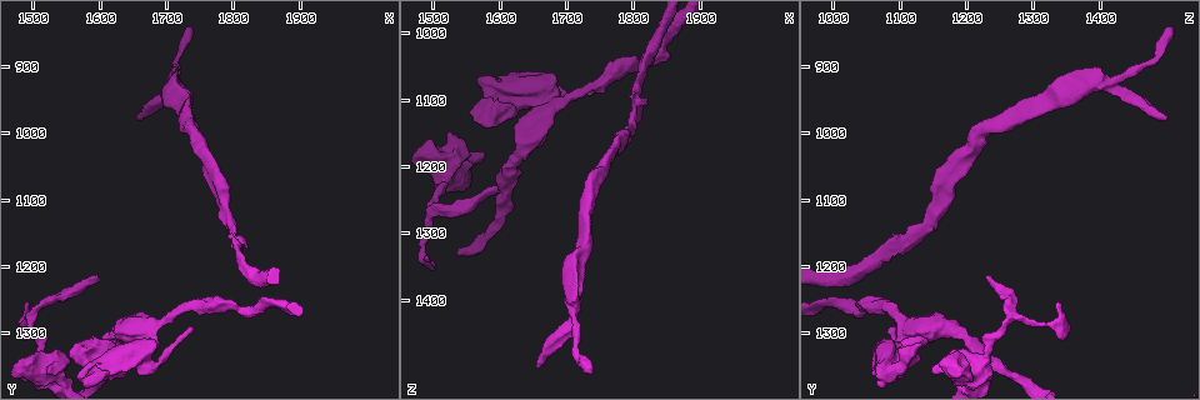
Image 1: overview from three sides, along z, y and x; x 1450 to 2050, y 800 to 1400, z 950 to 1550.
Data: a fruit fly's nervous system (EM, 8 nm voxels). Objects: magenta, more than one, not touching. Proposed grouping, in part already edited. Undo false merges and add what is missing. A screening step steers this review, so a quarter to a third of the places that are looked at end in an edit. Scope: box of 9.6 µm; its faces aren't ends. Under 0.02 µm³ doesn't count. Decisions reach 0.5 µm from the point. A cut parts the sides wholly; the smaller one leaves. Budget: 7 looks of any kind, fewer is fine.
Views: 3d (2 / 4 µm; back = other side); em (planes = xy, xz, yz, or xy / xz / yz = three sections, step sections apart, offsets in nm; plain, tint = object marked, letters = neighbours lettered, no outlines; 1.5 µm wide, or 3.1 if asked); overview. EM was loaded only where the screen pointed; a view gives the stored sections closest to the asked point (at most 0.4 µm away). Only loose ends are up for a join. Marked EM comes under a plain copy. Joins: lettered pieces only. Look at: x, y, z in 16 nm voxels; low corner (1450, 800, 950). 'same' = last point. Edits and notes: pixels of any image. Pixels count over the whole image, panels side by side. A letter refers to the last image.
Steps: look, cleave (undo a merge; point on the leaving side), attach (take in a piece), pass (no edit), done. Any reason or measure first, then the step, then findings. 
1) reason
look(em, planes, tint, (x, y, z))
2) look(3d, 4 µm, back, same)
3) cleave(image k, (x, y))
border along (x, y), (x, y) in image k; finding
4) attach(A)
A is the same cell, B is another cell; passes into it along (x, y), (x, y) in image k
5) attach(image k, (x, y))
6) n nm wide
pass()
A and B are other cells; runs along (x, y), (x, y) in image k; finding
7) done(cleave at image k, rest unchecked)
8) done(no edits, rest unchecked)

arms part here
look(em, planes, letters, (1500, 1275, 1265))

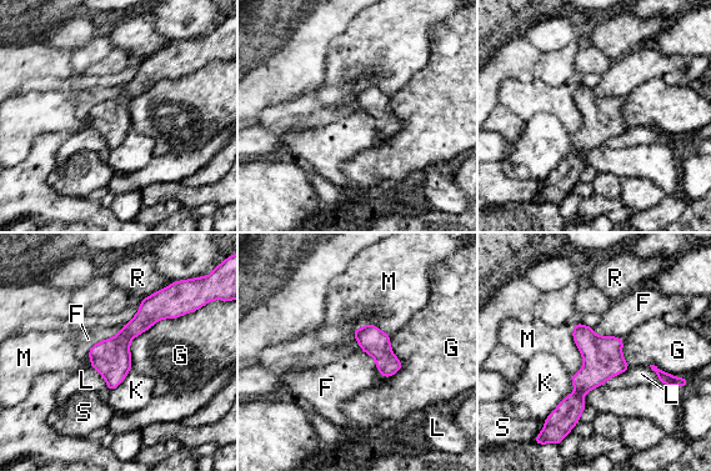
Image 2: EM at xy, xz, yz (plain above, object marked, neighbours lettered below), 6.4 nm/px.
G touches over 550 nm
pass()
F, G, K, L, M, R and S are other cells; runs along (619, 341), (582, 384), (559, 424) in image 2; continuous, no second neuron

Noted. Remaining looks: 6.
branch stops here
look(em, planes, letters, (1595, 1215, 1240))

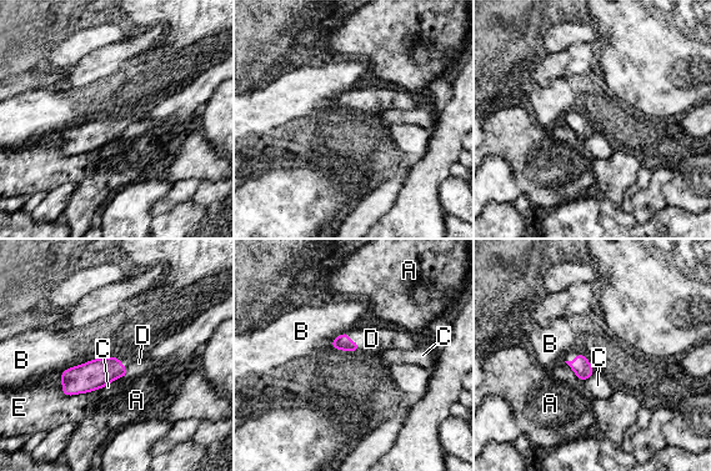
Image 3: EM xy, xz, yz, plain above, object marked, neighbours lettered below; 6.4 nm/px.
attach(D)
D is the same cell, A, B, C and E are other cells; passes into it along (341, 342), (353, 341), (371, 339) in image 3; it goes on there

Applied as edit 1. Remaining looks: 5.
thin neck
look(3d, 2 µm, (1805, 1260, 1045))

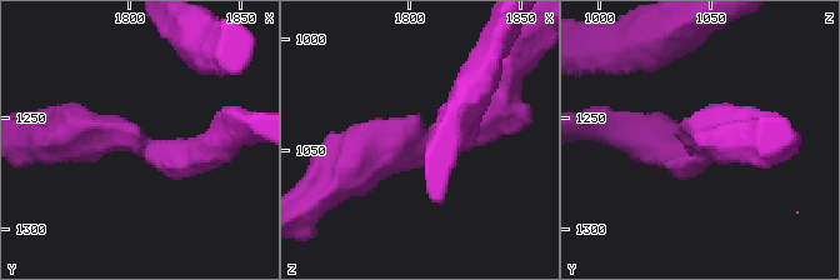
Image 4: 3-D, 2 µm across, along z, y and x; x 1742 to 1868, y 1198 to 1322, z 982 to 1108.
arms of 240, 260 nm; need the tissue
look(em, xy, step 4, letters, (1808, 1264, 1048))

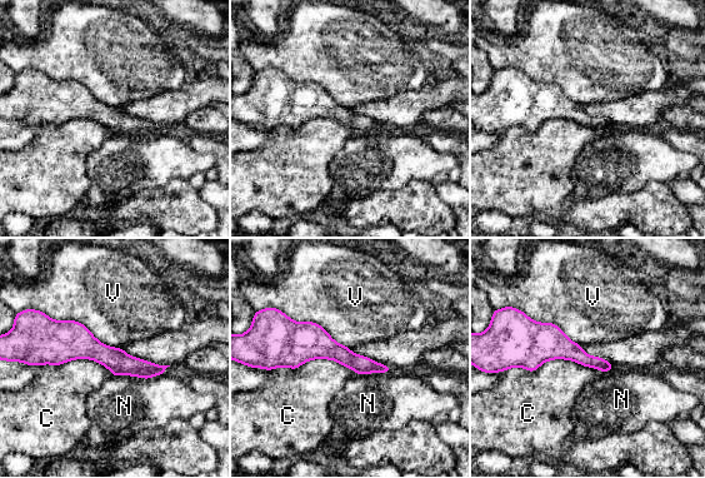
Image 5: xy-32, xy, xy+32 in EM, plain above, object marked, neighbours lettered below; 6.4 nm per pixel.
120 nm wide
pass()
C, N and V are other cells; border along (505, 369), (571, 359), (600, 372) in image 5; one neuron here

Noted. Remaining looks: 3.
done(attach at image 3, rest unchecked)

